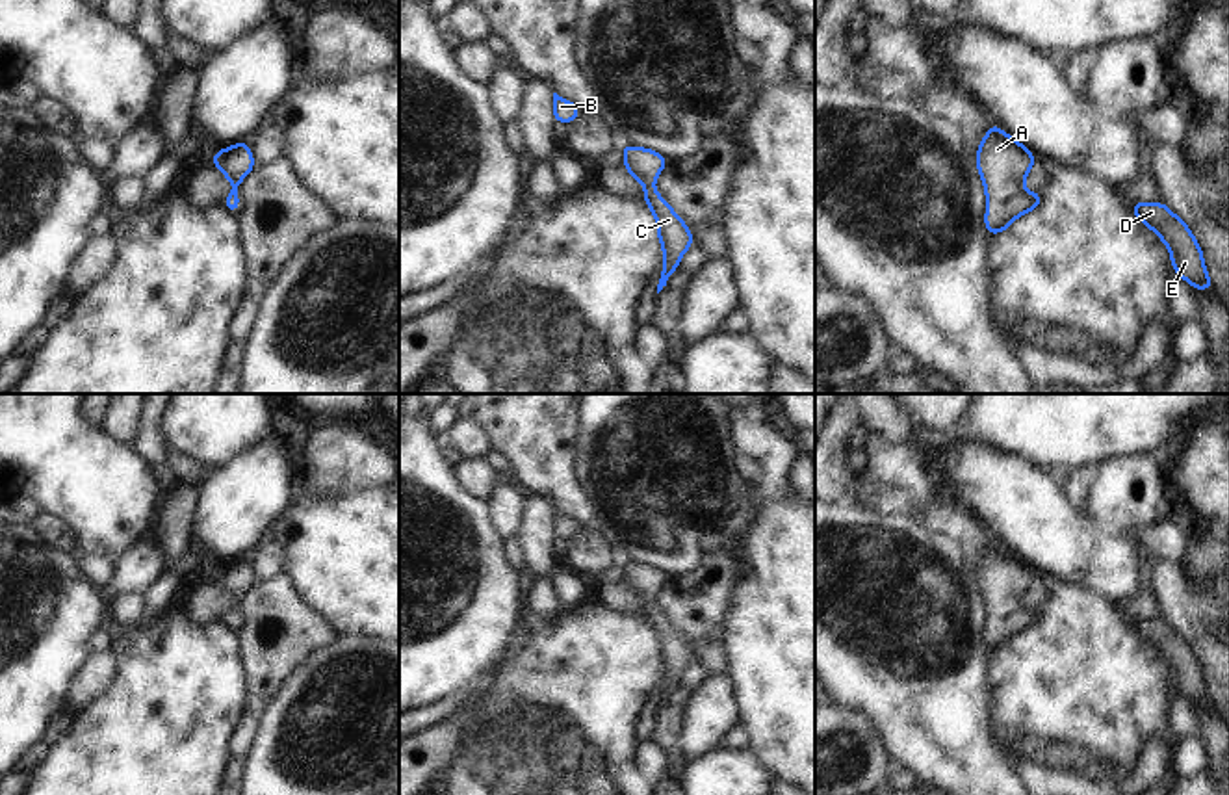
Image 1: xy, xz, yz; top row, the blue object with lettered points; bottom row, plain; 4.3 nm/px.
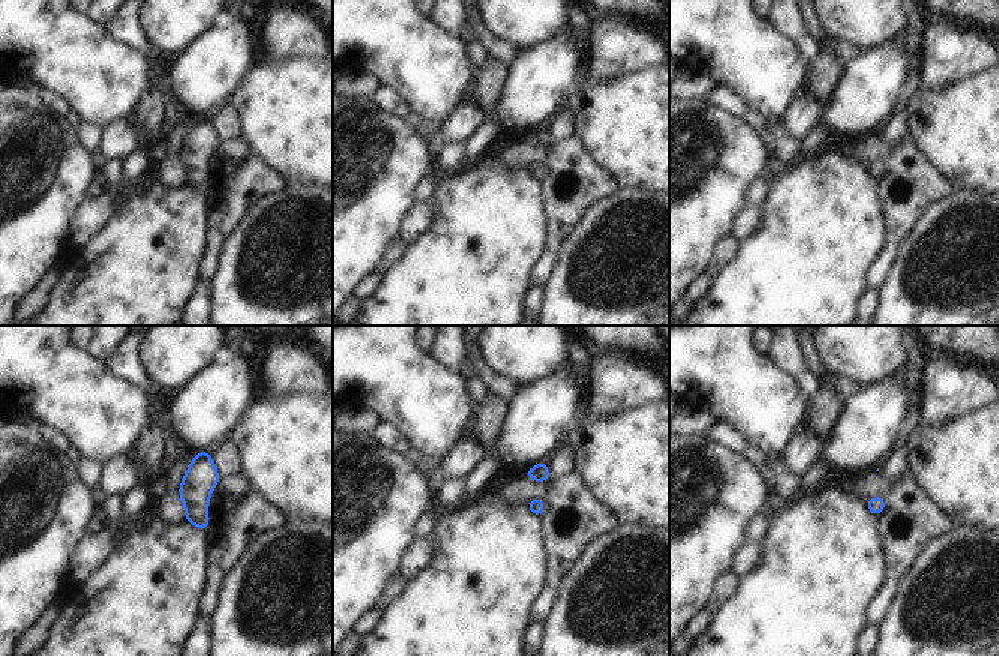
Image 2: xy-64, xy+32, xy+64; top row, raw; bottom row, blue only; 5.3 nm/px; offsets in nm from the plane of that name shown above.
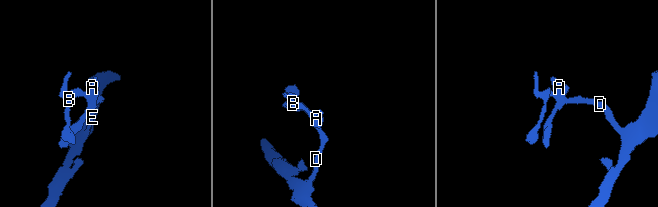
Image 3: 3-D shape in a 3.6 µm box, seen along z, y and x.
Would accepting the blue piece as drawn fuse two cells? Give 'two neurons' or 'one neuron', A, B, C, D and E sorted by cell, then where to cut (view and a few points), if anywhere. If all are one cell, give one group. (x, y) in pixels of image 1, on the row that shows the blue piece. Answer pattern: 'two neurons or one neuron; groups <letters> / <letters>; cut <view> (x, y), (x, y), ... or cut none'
one neuron; groups A B C D E; cut none

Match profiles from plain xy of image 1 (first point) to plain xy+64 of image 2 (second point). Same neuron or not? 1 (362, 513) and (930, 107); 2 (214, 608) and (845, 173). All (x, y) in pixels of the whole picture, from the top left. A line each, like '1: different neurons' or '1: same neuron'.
1: same neuron
2: different neurons

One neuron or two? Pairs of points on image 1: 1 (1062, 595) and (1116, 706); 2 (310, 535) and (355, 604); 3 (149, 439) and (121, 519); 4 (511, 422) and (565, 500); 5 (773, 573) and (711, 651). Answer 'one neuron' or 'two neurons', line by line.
1: one neuron
2: one neuron
3: two neurons
4: one neuron
5: two neurons

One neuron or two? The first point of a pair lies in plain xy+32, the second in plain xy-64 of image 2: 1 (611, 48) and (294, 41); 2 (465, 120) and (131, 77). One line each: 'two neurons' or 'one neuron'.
1: one neuron
2: two neurons

